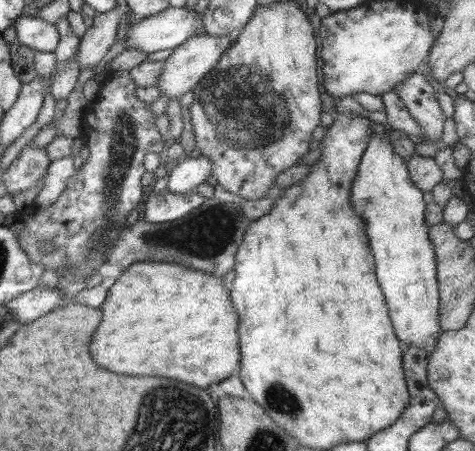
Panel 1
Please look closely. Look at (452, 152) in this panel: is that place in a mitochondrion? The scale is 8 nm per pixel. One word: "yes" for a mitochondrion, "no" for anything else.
no

